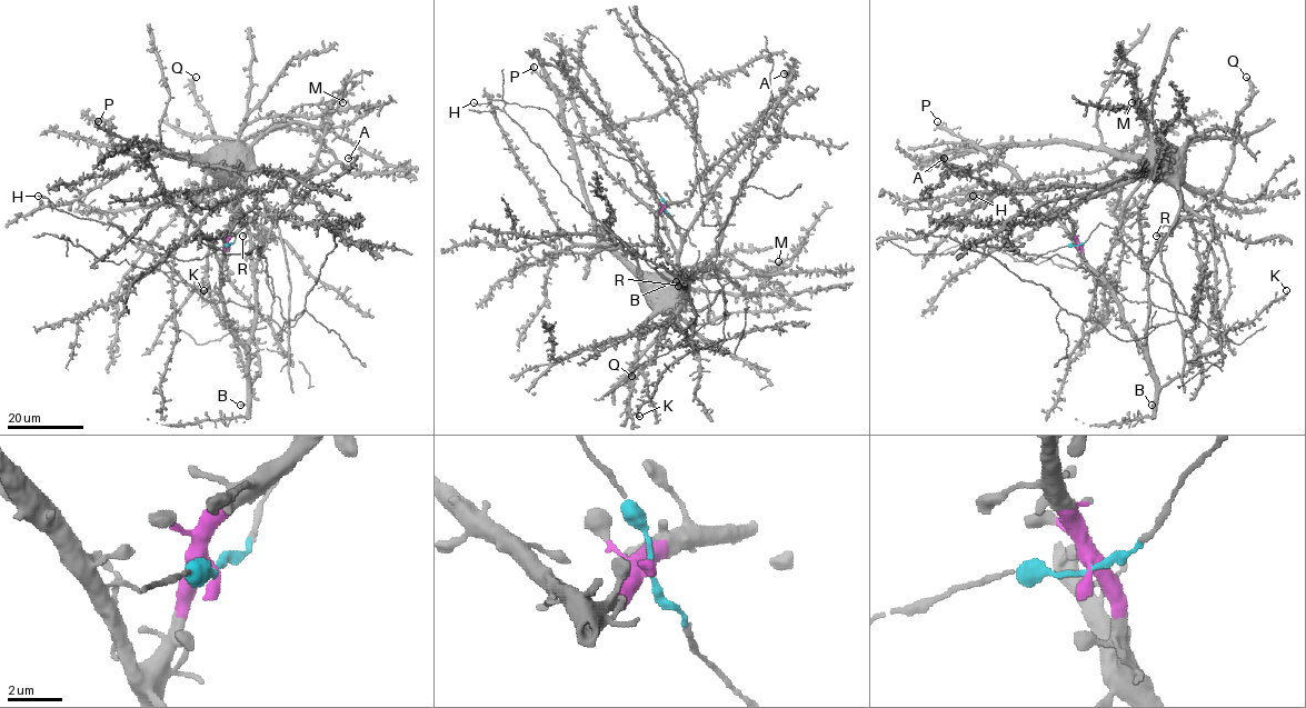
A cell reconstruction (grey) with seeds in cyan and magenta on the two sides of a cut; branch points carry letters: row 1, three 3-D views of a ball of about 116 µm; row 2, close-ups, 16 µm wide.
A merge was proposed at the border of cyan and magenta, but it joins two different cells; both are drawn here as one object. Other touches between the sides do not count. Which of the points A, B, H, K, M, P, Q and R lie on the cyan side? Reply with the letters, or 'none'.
H

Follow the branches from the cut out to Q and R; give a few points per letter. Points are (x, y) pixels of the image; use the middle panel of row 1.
Q: (665, 208), (657, 215), (656, 243), (690, 278), (686, 301), (661, 337), (655, 361), (629, 380), (631, 375)
R: (665, 208), (657, 215), (656, 243), (666, 259), (690, 278), (685, 293), (678, 285)

